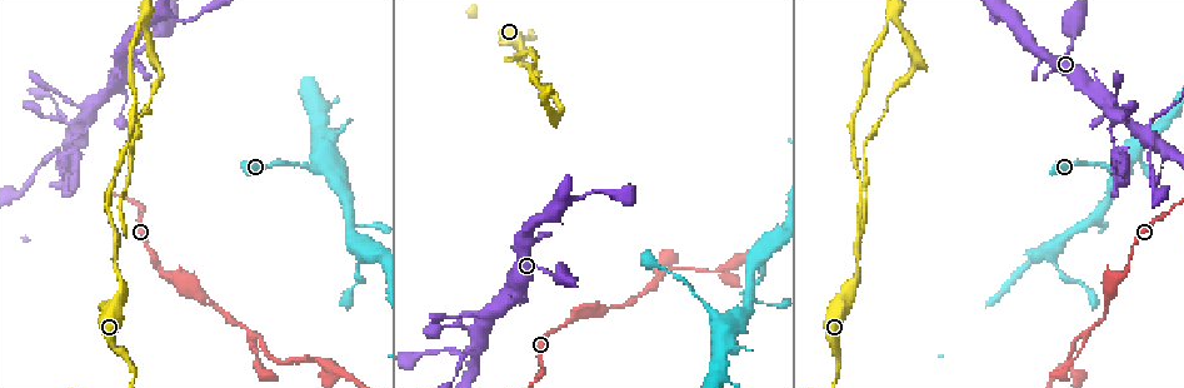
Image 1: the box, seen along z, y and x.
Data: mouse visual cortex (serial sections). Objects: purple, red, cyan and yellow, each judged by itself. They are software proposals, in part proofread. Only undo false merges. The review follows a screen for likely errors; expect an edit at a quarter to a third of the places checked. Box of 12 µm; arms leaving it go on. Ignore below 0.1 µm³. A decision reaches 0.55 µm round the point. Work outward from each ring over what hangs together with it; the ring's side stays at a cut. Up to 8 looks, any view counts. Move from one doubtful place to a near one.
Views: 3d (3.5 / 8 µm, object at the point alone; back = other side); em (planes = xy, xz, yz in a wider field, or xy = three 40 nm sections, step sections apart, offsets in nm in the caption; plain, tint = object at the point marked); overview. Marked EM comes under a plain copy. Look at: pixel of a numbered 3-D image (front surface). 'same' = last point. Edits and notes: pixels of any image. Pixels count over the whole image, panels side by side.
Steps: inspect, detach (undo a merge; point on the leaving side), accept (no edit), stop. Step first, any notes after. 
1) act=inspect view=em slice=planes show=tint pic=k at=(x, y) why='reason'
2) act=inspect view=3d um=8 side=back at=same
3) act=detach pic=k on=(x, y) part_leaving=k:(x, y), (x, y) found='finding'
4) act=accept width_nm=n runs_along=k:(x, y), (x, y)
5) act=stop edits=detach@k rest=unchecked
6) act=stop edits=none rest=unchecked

act=inspect view=3d um=8 pic=1 at=(1096, 215)

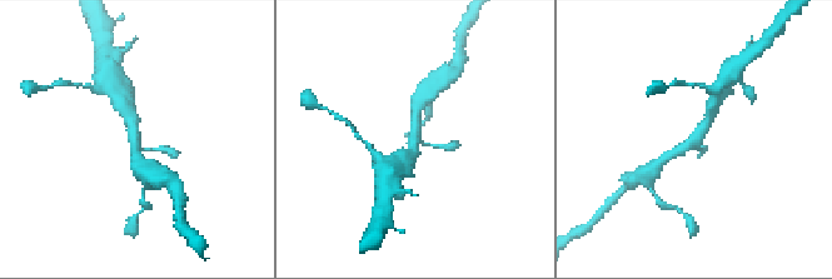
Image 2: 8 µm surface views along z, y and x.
act=inspect view=3d um=3.5 pic=2 at=(414, 138) why='closer look'

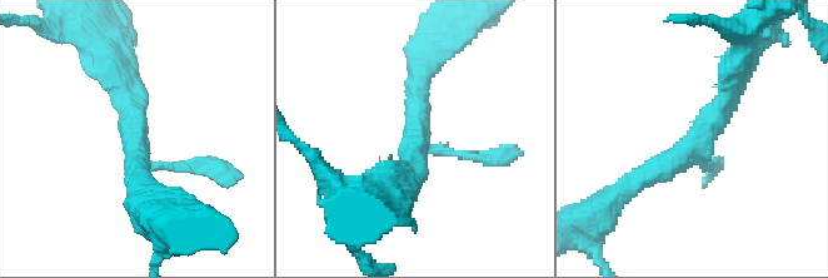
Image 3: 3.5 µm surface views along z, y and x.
act=inspect view=em slice=xy step=5 show=tint pic=3 at=(136, 144) arms=3 arm_widths_nm=100,300,300

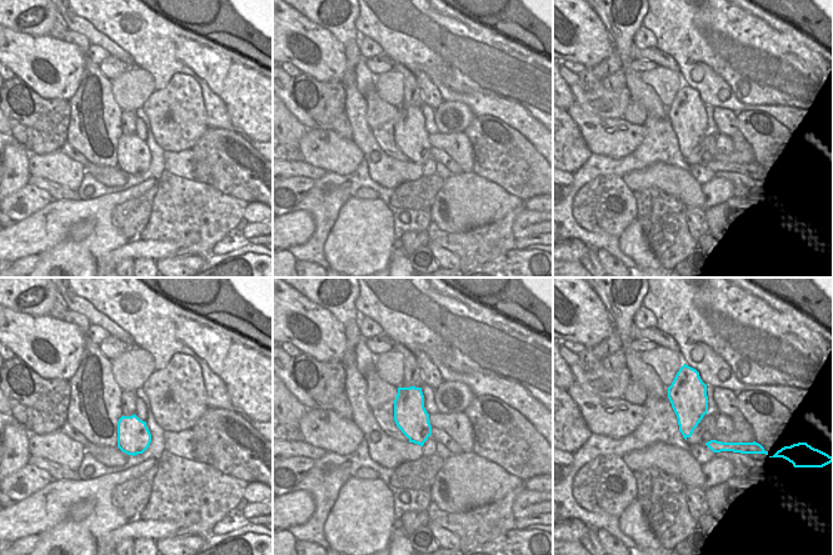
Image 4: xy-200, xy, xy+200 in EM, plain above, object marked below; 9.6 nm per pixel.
act=accept runs_along=3:(732, 75), (691, 148), (627, 187) found='all the same cell'

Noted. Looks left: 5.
act=inspect view=3d um=8 pic=1 at=(252, 334) why='branch point'

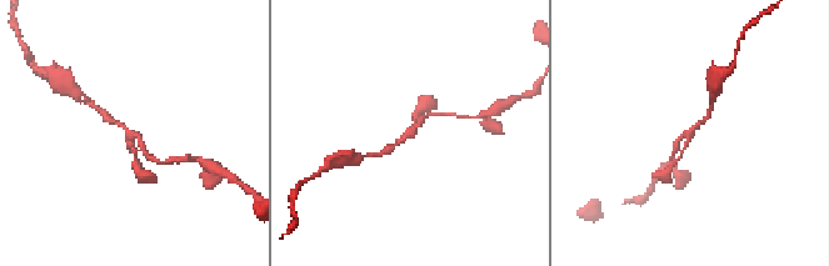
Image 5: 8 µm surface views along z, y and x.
act=inspect view=3d um=3.5 side=back pic=5 at=(134, 134) why='closer look'

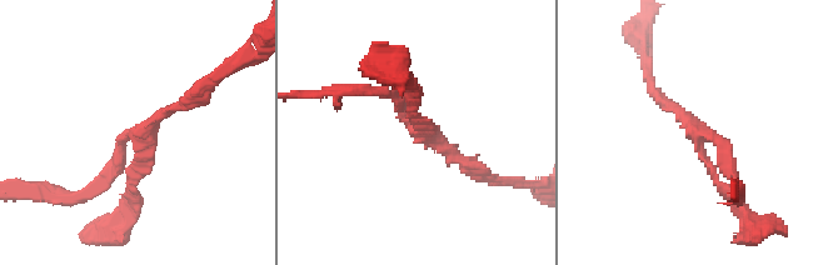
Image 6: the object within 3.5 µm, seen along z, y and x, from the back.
act=inspect view=em slice=xy step=1 show=tint pic=6 at=(140, 132)

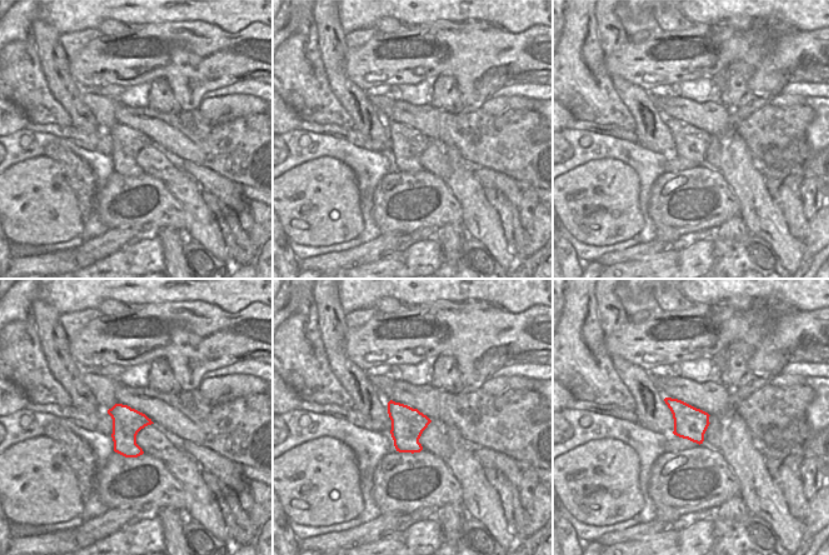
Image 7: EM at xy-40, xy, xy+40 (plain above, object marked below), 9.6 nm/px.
act=accept runs_along=6:(203, 90), (118, 144), (103, 186) found='all the same cell'

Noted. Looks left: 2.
act=inspect view=3d um=3.5 pic=1 at=(713, 272) why='a narrow waist'

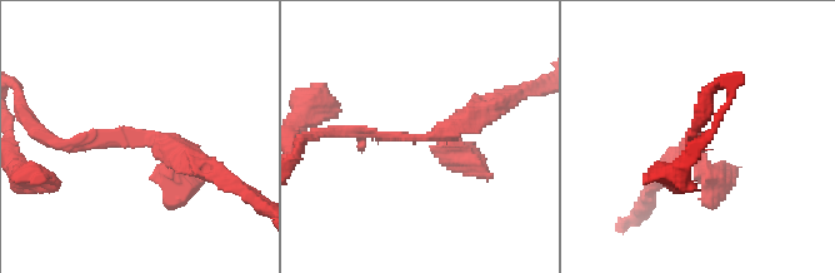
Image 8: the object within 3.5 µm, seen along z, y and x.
act=inspect view=em slice=xy step=3 show=tint pic=8 at=(139, 144) why='shape alone is not enough'

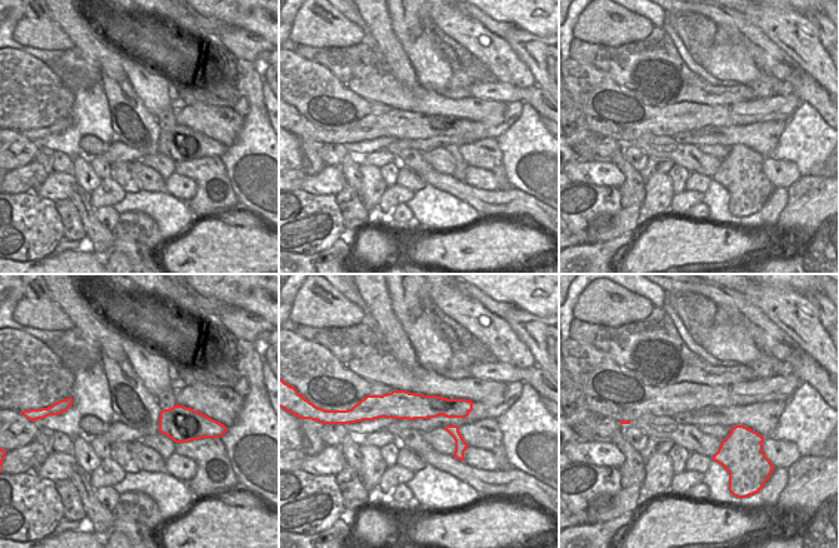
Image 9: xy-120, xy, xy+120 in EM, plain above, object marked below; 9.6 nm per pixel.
act=accept runs_along=8:(59, 142), (166, 142), (178, 180) found='all the same cell'

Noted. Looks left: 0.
act=stop edits=none rest=unchecked

